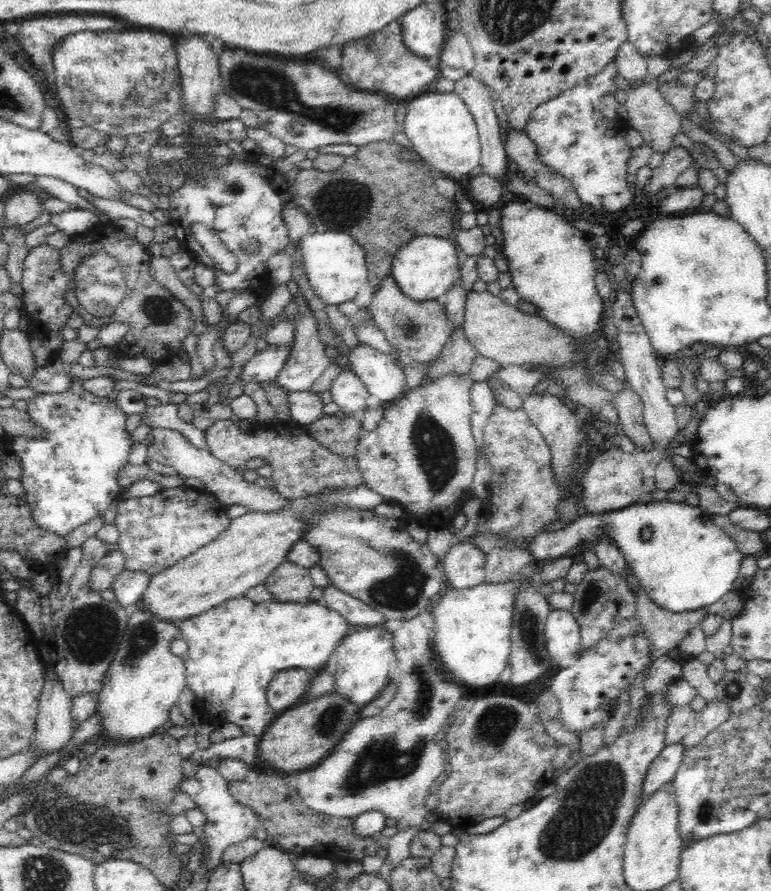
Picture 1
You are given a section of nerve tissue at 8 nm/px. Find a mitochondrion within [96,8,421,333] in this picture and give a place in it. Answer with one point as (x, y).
(257, 82)

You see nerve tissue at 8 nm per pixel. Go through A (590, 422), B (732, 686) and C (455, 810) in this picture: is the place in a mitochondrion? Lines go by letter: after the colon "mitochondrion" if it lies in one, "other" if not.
A: other
B: mitochondrion
C: other

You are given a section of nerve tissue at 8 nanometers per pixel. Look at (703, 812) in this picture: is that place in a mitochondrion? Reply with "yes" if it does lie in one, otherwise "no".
yes

